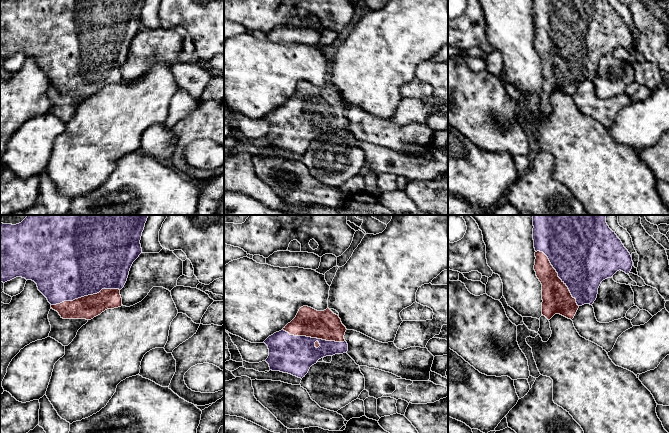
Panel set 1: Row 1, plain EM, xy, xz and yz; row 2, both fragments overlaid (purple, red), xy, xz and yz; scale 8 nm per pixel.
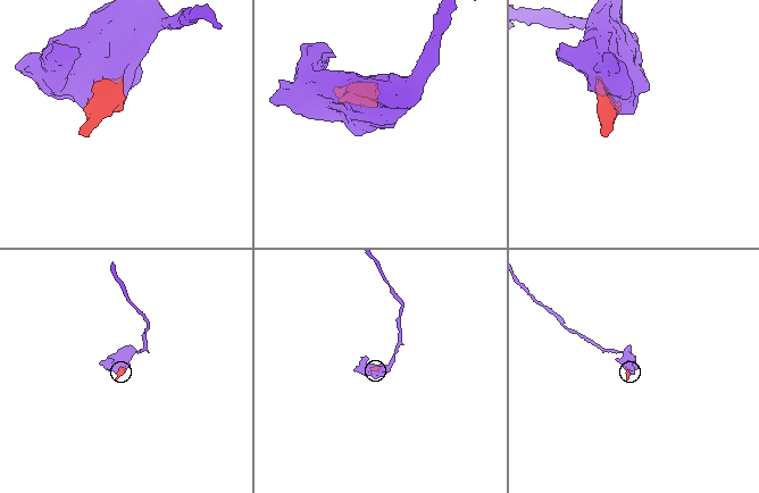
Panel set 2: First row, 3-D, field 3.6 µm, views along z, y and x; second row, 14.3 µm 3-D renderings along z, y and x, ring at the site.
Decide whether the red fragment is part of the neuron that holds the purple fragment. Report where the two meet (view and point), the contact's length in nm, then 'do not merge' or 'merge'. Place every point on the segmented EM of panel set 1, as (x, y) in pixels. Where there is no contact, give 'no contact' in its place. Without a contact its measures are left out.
contact xz (313, 338); length 500 nm; merge

